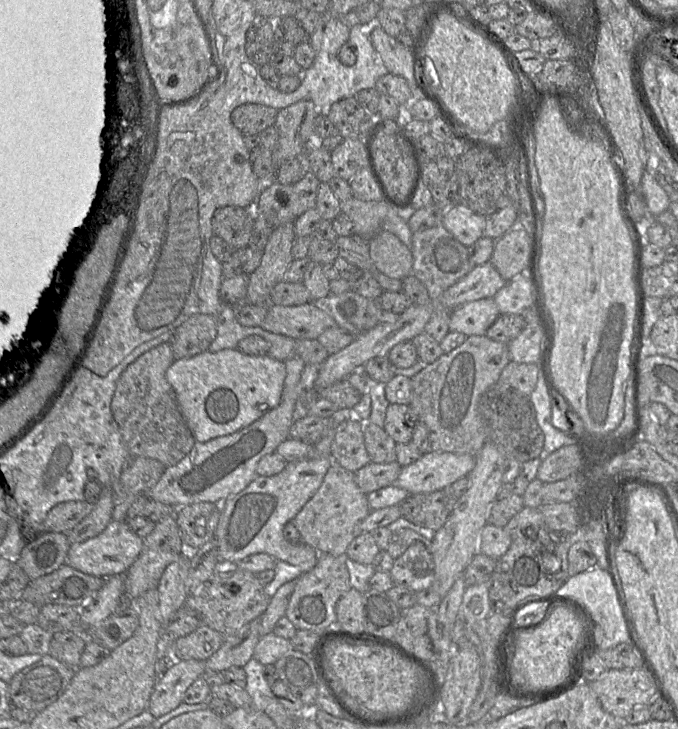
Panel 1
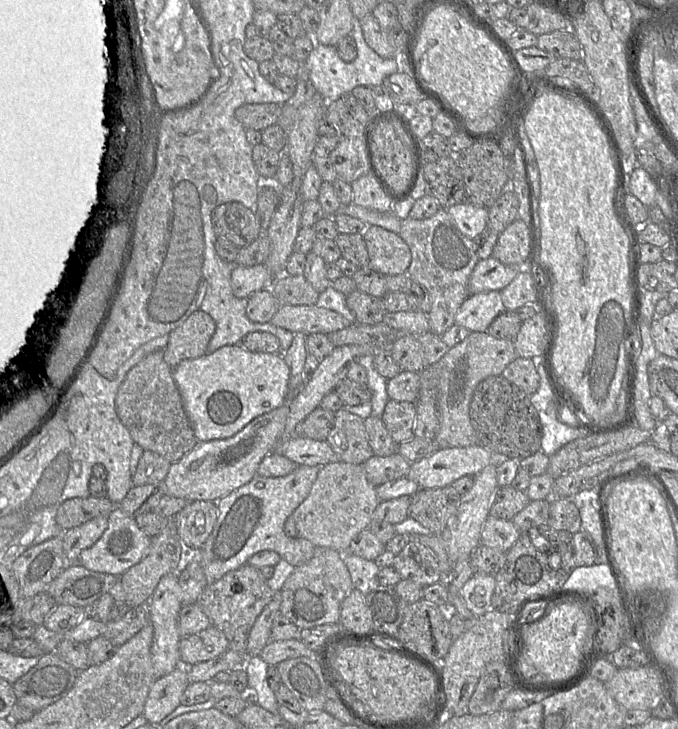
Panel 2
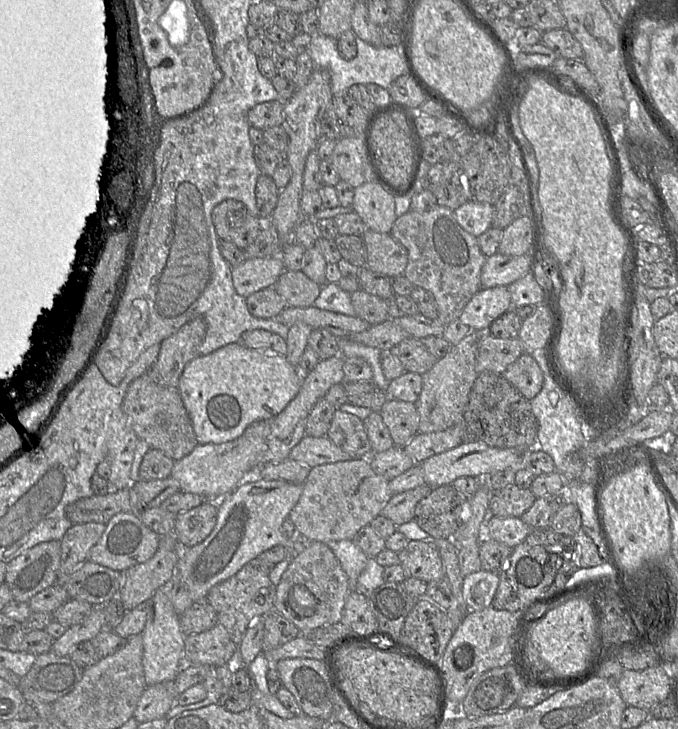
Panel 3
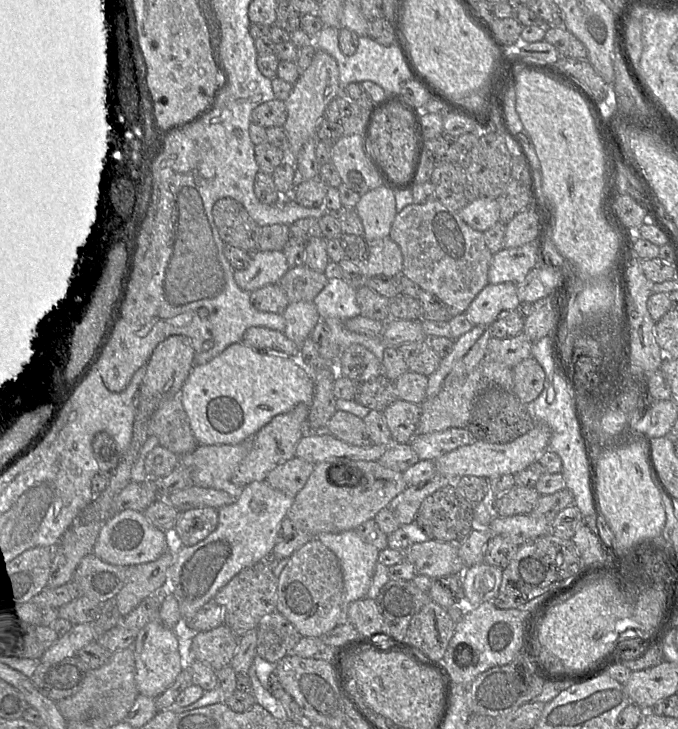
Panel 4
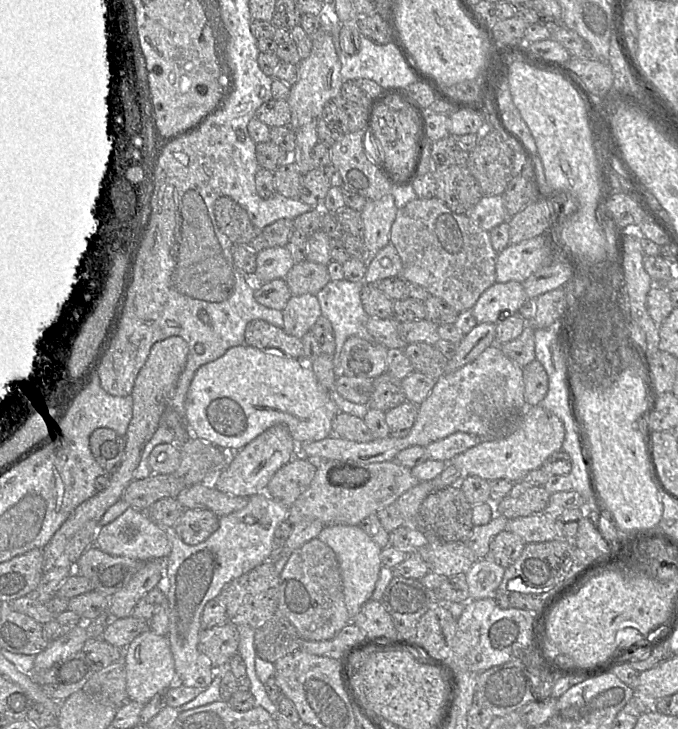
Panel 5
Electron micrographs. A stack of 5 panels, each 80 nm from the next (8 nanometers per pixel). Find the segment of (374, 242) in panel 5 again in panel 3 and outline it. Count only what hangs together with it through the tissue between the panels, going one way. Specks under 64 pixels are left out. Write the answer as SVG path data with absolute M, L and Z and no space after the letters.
M375 176L374 181L355 188L352 210L362 218L366 228L381 233L390 233L397 218L395 196Z

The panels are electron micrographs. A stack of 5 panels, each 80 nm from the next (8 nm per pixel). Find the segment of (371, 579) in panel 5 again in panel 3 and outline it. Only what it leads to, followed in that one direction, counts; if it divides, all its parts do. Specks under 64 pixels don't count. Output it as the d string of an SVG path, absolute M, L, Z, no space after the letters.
M353 540L329 541L327 545L339 560L341 567L348 576L350 590L353 590L360 573L367 565L369 557Z

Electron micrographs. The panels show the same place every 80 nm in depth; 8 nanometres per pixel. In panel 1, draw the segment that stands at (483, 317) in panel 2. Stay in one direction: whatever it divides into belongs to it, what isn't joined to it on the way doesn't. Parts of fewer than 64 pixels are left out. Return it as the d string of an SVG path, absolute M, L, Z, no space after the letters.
M493 298L468 302L452 310L449 331L463 333L466 337L485 335L499 315Z

